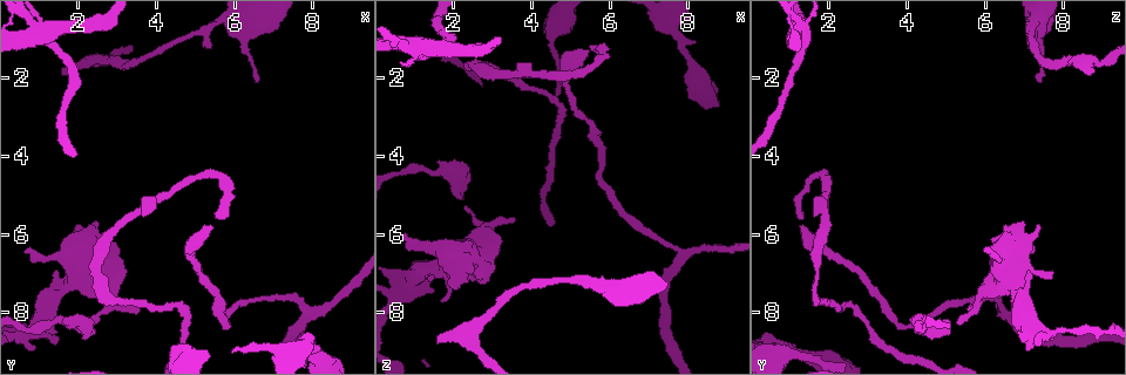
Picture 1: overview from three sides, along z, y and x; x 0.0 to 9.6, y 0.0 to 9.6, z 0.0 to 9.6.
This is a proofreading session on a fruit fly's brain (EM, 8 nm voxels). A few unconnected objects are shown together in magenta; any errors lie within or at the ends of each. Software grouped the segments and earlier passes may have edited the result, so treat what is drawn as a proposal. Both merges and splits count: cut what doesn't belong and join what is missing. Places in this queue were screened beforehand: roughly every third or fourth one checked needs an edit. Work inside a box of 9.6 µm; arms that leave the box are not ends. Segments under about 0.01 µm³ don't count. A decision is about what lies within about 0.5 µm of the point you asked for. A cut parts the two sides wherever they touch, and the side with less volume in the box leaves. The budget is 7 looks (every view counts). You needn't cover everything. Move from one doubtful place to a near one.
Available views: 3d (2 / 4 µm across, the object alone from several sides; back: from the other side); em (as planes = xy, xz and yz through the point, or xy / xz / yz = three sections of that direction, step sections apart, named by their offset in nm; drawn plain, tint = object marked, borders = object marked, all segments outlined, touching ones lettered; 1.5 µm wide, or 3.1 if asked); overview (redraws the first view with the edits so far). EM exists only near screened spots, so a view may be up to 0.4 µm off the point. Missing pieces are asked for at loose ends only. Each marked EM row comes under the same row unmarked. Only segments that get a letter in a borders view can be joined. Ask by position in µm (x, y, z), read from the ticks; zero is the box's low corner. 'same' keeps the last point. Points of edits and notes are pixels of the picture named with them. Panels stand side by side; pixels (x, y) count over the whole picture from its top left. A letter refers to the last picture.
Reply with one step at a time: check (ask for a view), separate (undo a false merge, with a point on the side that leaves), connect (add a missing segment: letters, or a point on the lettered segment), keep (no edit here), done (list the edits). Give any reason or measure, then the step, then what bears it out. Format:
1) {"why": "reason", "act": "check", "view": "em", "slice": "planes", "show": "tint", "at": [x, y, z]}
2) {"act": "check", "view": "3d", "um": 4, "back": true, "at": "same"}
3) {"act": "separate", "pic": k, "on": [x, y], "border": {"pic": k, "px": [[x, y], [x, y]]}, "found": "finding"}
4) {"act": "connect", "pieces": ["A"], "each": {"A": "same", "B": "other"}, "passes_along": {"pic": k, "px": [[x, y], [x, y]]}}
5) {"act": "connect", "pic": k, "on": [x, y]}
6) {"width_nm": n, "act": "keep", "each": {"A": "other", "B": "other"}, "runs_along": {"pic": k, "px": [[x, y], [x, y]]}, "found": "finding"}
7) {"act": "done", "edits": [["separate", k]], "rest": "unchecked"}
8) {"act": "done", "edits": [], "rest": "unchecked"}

{"act": "check", "view": "3d", "um": 4, "at": [2.30, 8.35, 5.25]}

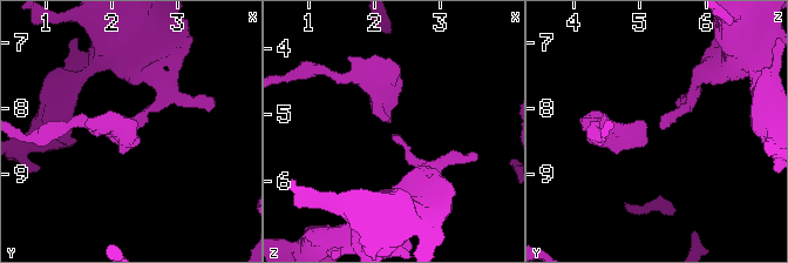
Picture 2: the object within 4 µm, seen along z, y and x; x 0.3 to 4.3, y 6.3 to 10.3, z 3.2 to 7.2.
{"act": "check", "view": "em", "slice": "xy", "step": 8, "show": "borders", "at": [2.25, 8.30, 5.30]}

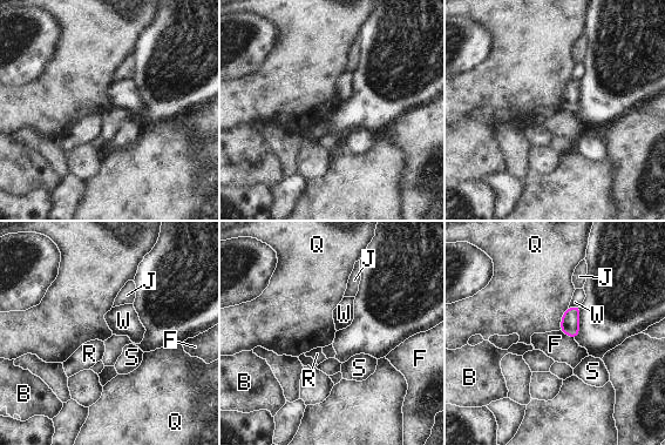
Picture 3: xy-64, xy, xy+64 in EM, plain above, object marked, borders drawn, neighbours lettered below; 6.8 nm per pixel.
{"act": "check", "view": "em", "slice": "planes", "show": "borders", "at": "same"}

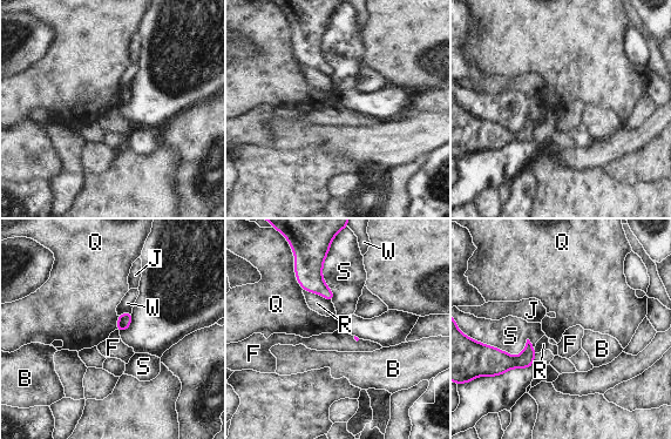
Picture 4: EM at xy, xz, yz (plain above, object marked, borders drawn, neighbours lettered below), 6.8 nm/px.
{"act": "keep", "each": {"B": "other", "F": "other", "J": "other", "Q": "other", "R": "other", "S": "other", "W": "other"}, "border": {"pic": 4, "px": [[293, 263], [296, 282], [303, 289]]}, "found": "none of them fits"}

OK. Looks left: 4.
{"why": "calibre changes", "act": "check", "view": "em", "slice": "planes", "show": "tint", "at": [4.90, 6.40, 1.90]}

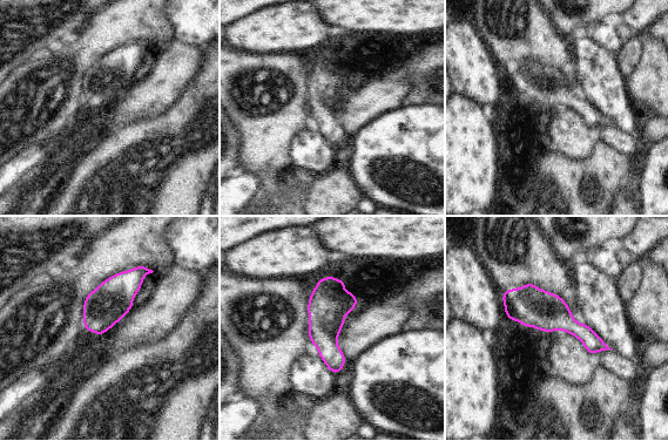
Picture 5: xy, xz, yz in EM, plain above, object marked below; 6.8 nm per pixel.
{"act": "check", "view": "em", "slice": "planes", "show": "borders", "at": "same"}

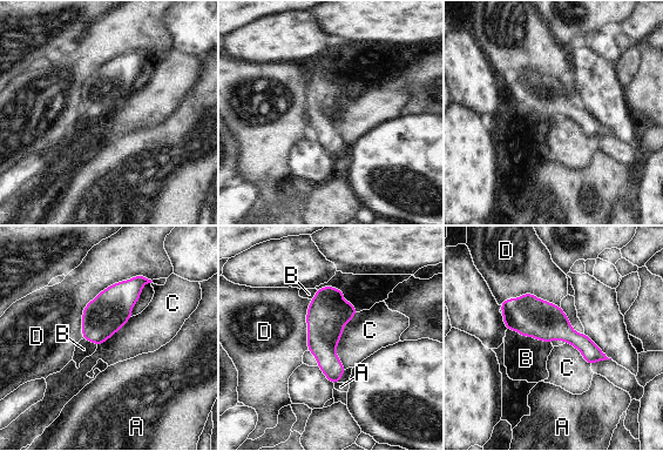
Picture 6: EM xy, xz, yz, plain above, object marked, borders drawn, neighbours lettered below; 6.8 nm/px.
{"longest_contact_nm": ["D", 650], "act": "keep", "each": {"A": "other", "B": "other", "C": "other", "D": "other"}, "runs_along": {"pic": 6, "px": [[506, 320], [549, 322], [602, 357]]}, "found": "continuous, no second neuron"}

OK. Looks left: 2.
{"why": "branch stops here", "act": "check", "view": "em", "slice": "planes", "show": "borders", "at": [1.65, 1.95, 8.75]}

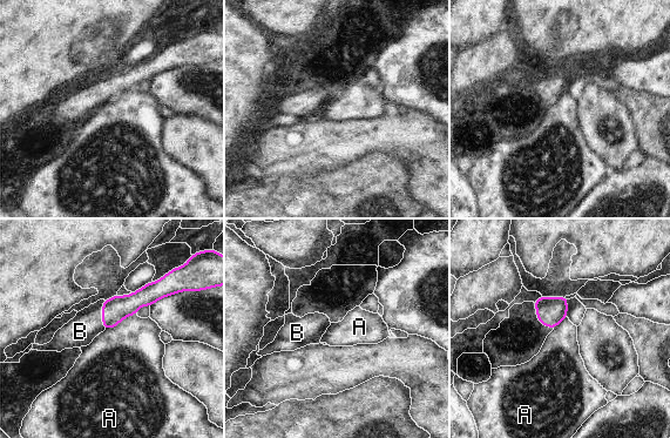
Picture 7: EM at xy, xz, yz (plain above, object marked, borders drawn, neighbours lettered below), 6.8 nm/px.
{"act": "connect", "pieces": ["B"], "each": {"A": "other", "B": "same"}, "found": "it goes on there"}

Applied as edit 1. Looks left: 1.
{"act": "done", "edits": [["connect", 7]], "rest": "unchecked"}

